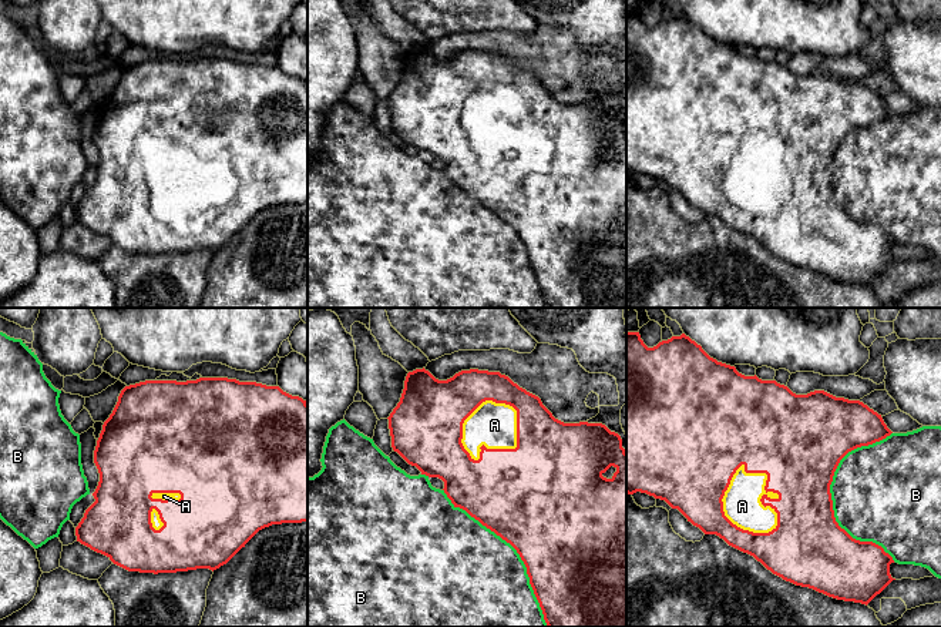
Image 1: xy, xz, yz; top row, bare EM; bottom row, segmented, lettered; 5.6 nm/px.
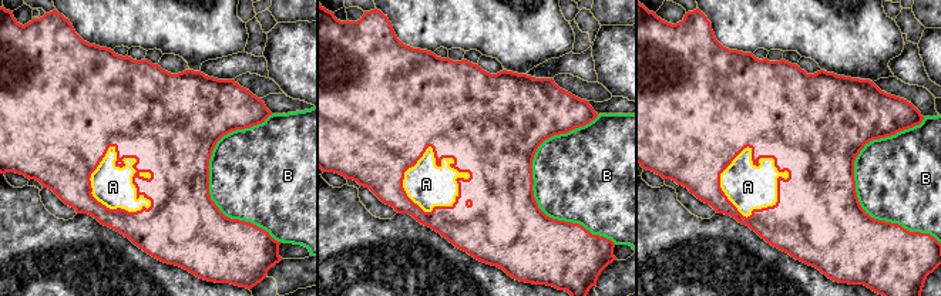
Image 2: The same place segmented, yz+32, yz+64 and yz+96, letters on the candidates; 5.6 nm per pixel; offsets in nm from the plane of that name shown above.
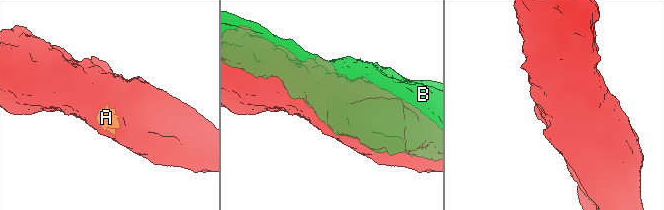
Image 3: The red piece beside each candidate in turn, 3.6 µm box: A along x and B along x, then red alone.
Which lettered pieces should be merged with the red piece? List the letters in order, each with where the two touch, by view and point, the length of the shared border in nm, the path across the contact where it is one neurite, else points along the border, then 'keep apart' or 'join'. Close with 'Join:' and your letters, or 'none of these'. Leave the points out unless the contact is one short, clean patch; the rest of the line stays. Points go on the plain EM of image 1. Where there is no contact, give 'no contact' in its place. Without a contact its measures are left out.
A: contact yz (766, 173); length 420 nm; join
B: contact yz (830, 175); length 750 nm; keep apart
Join: A

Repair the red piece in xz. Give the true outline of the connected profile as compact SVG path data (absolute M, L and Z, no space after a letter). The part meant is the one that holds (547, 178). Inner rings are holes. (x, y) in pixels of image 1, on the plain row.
M424 48L409 53L400 83L387 100L393 131L421 155L441 160L443 171L454 188L466 191L517 231L548 308L626 308L626 133L618 114L602 104L564 104L552 97L538 77L508 57L478 50L461 51L447 61L436 60Z

